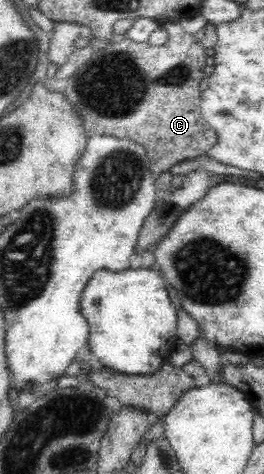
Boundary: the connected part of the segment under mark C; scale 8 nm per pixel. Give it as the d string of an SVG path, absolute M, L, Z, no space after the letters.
M179 22L168 23L164 27L167 40L159 46L151 46L148 42L136 43L127 38L100 45L90 59L67 79L63 92L69 105L83 119L87 139L104 135L141 145L151 161L153 176L159 176L159 172L165 172L179 162L205 155L218 143L216 131L203 119L200 110L200 84L208 75L205 61L208 51L193 34L183 30Z

